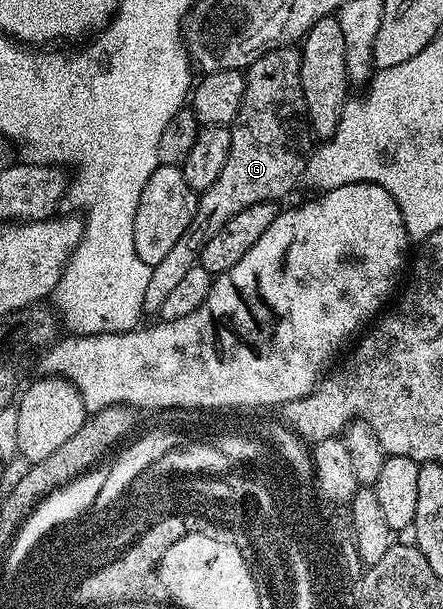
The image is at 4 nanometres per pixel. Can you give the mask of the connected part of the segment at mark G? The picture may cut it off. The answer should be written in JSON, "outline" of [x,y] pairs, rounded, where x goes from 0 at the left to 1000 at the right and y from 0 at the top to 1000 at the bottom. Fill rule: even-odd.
{"outline":[[[639,74],[596,87],[585,97],[569,100],[564,110],[553,112],[551,166],[542,172],[542,186],[533,186],[526,202],[517,204],[524,245],[515,245],[515,264],[506,264],[506,278],[499,281],[497,291],[488,291],[488,299],[467,314],[449,319],[447,342],[433,356],[433,369],[424,369],[424,376],[415,376],[406,396],[397,396],[397,402],[388,402],[388,411],[361,427],[361,435],[339,440],[339,460],[325,475],[323,512],[363,512],[370,494],[377,493],[404,461],[422,452],[424,442],[449,437],[465,397],[479,389],[488,389],[488,383],[497,383],[497,376],[506,376],[506,369],[515,369],[515,363],[524,363],[524,356],[533,356],[533,350],[542,350],[542,343],[560,343],[560,337],[580,333],[637,330],[637,325],[664,305],[668,309],[675,305],[686,284],[691,258],[704,246],[704,233],[700,235],[704,217],[691,194],[686,146],[677,140],[679,105],[679,82],[664,74]]]}

